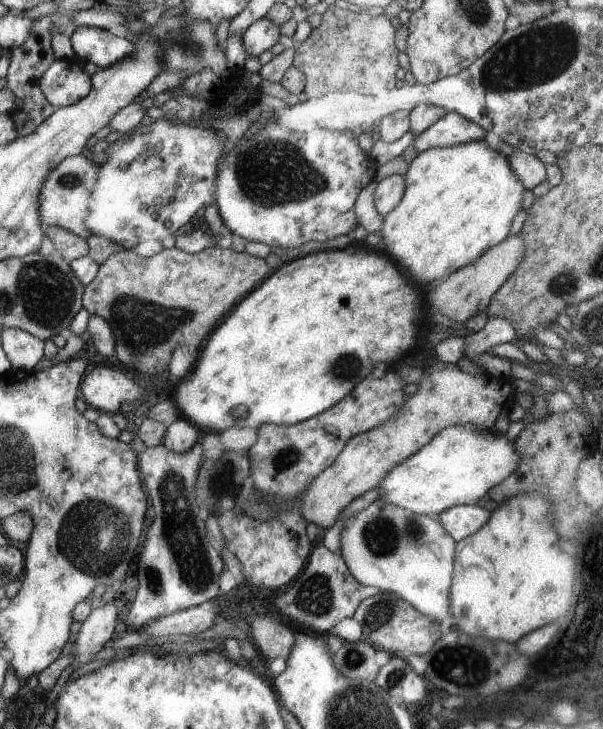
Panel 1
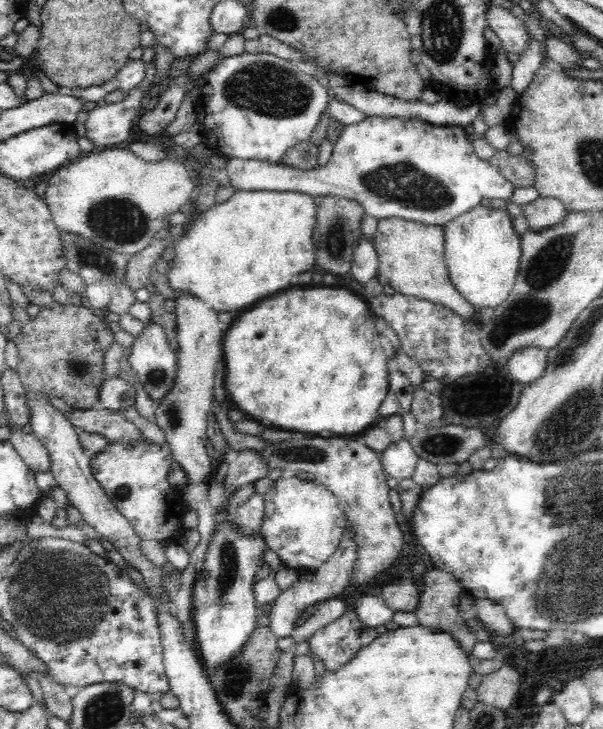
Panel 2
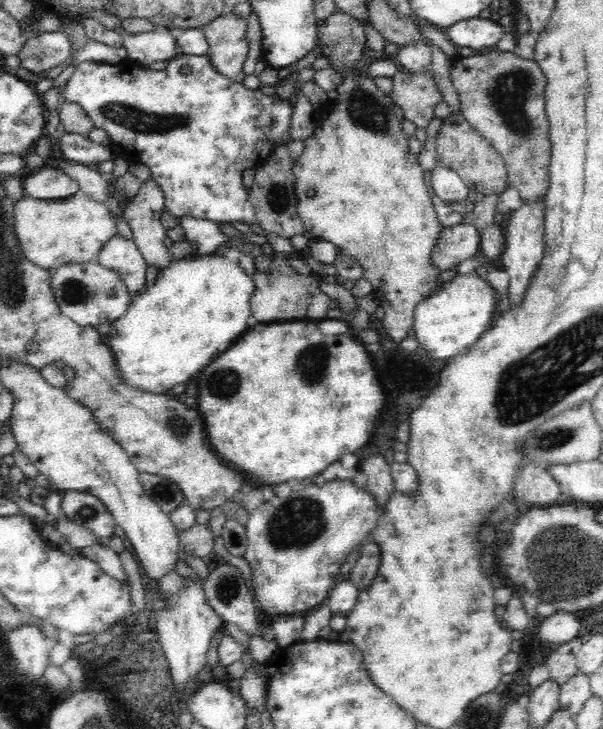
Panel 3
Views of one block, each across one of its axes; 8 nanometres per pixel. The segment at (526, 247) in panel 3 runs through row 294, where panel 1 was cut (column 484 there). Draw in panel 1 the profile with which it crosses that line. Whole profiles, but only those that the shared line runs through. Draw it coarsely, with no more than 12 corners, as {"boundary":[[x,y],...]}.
{"boundary":[[456,505],[439,520],[457,542],[489,522],[488,510]]}

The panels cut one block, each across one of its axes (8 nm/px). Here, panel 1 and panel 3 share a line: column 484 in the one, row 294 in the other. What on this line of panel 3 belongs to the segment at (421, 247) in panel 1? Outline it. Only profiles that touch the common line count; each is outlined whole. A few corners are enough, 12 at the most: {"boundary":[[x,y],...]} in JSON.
{"boundary":[[238,258],[160,270],[107,333],[166,393],[254,326]]}

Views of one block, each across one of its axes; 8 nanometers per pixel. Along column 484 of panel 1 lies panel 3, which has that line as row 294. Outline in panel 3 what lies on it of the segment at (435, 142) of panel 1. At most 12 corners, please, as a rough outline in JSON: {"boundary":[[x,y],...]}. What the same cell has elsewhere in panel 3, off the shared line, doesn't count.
{"boundary":[[116,235],[97,263],[120,275],[129,298],[147,286],[134,240]]}

